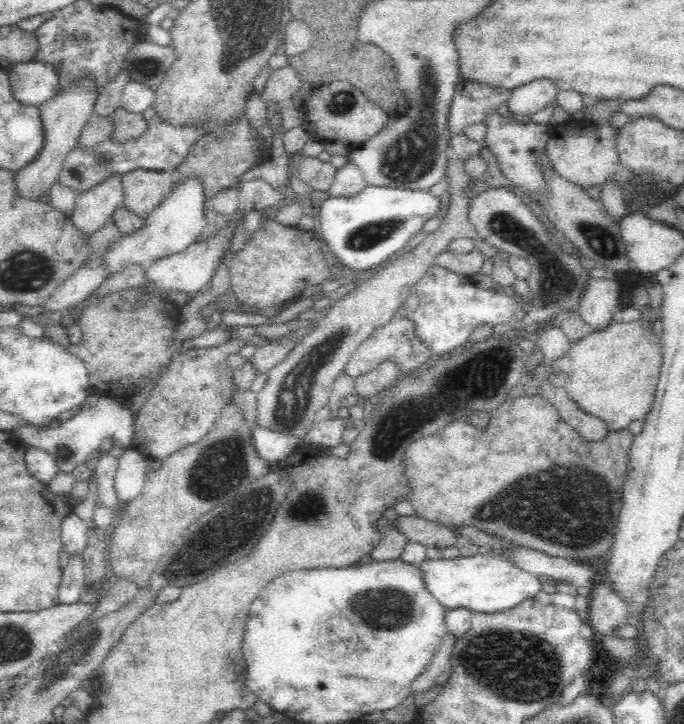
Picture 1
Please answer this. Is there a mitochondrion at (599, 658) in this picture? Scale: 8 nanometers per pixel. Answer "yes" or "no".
no

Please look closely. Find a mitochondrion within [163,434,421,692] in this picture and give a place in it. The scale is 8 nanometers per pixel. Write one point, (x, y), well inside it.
(392, 609)

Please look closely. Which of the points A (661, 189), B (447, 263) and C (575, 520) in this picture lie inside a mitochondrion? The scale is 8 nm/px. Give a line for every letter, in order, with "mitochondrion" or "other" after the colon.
A: mitochondrion
B: other
C: mitochondrion

